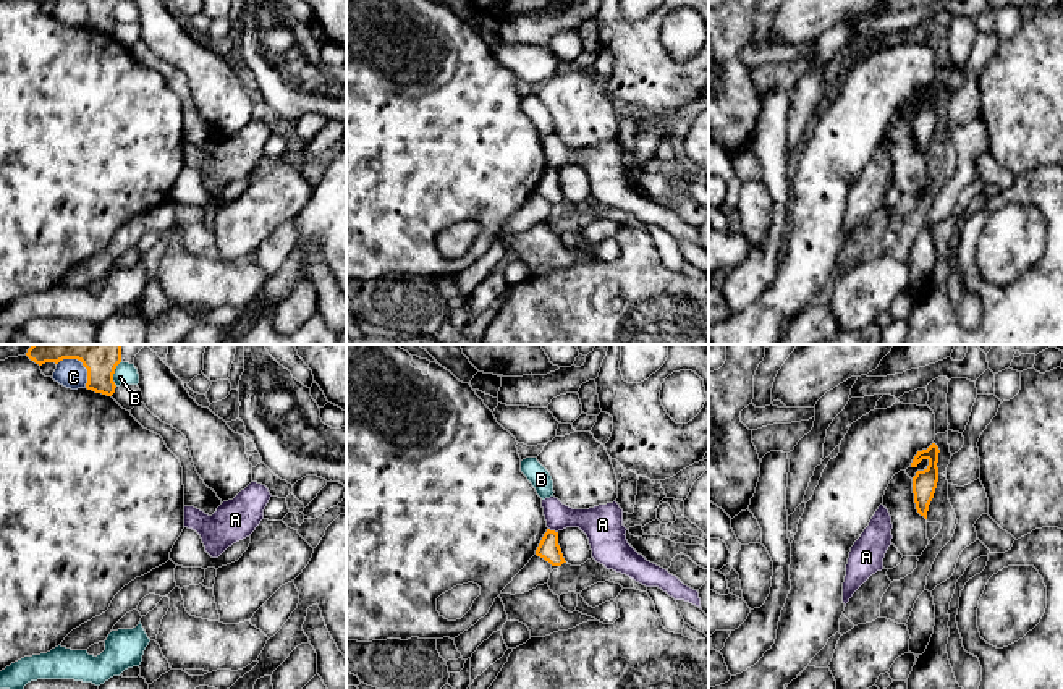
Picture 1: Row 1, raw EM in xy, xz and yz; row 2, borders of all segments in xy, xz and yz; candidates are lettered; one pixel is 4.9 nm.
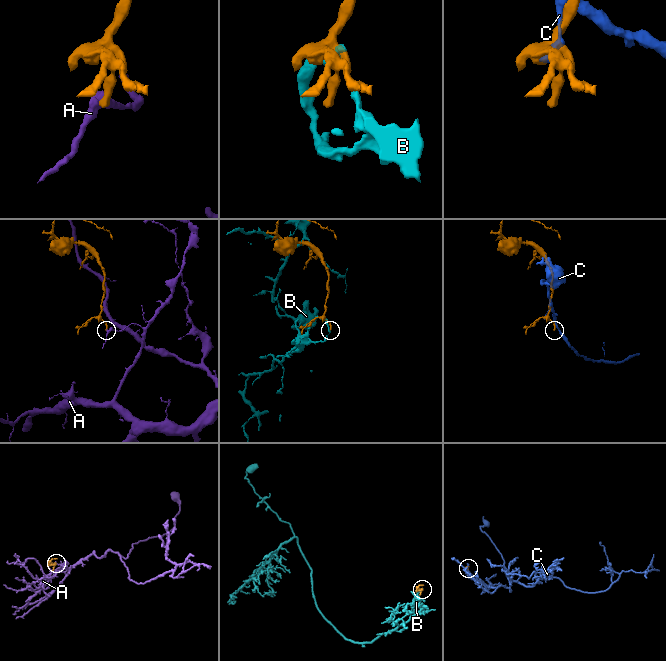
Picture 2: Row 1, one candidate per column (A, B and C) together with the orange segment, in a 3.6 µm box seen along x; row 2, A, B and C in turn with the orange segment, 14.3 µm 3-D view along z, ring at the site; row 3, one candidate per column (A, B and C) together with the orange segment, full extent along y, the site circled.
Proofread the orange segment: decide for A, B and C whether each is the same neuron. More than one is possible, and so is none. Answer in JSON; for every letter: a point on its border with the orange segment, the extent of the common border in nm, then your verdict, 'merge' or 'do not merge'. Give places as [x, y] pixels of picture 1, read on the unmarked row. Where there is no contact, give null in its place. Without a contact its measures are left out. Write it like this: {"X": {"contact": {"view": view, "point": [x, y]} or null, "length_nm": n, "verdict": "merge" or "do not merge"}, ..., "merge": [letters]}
{"A": {"contact": {"view": "xz", "point": [554, 169]}, "length_nm": 50, "verdict": "do not merge"}, "B": {"contact": {"view": "xy", "point": [114, 10]}, "length_nm": 120, "verdict": "do not merge"}, "C": {"contact": {"view": "xy", "point": [88, 13]}, "length_nm": 130, "verdict": "do not merge"}, "merge": []}

